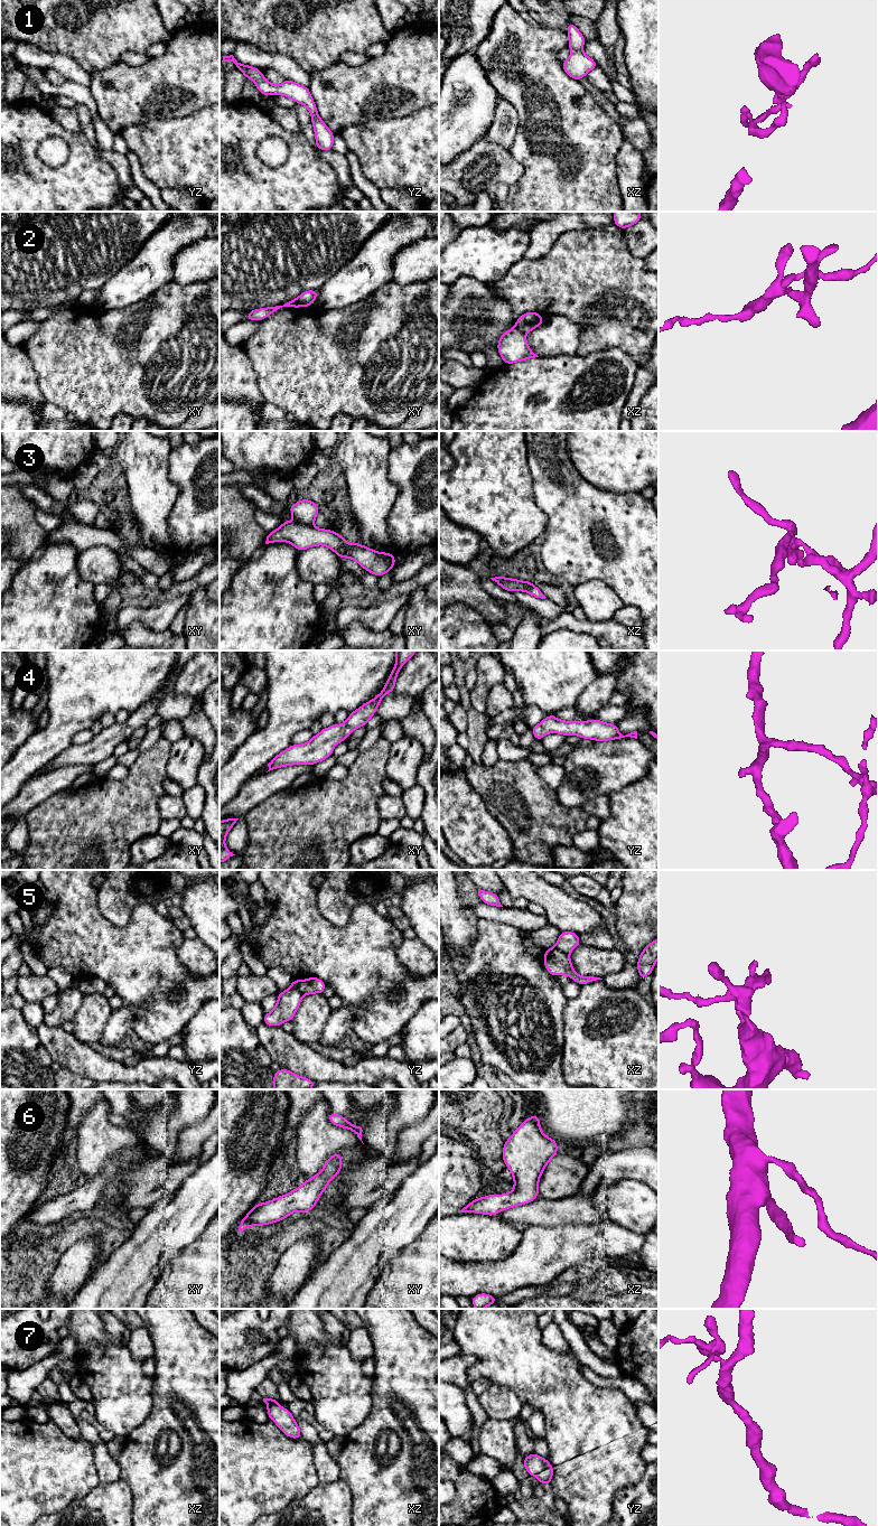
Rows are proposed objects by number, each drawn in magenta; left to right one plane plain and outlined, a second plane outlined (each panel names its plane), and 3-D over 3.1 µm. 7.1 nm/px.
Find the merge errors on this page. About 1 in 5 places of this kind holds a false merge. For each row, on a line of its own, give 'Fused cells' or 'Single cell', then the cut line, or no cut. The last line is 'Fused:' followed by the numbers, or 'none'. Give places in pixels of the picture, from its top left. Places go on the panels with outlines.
1: Single cell. No split
2: Fused cells. Split along xy (298, 297), (301, 306)
3: Fused cells. Split along xy (297, 521), (313, 526)
4: Single cell. No split
5: Fused cells. Split along yz (298, 981), (298, 988), (302, 995)
6: Single cell. No split
7: Single cell. No split
Fused: 2, 3, 5

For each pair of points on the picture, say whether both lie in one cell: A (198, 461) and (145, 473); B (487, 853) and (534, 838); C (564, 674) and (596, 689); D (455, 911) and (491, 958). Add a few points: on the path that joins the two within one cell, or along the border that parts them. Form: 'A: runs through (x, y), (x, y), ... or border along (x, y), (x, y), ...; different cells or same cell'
A: border along (171, 448), (168, 455), (168, 479), (177, 493); different cells
B: border along (498, 822), (510, 840), (512, 858); different cells
C: border along (597, 676), (579, 696), (575, 705); different cells
D: border along (479, 918), (476, 934), (468, 944), (466, 960); different cells

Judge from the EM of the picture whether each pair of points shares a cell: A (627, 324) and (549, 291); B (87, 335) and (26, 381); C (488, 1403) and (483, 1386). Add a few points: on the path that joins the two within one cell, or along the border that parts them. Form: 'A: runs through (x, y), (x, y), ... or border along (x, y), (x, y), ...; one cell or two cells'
A: runs through (608, 305), (592, 291), (568, 291); one cell
B: border along (24, 349), (37, 375), (37, 383), (43, 399); two cells
C: border along (493, 1384), (477, 1396); two cells

